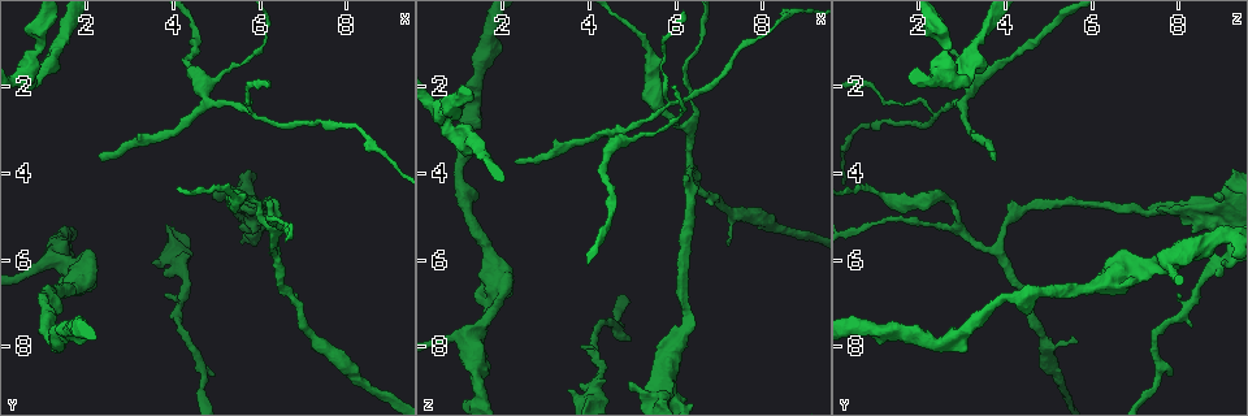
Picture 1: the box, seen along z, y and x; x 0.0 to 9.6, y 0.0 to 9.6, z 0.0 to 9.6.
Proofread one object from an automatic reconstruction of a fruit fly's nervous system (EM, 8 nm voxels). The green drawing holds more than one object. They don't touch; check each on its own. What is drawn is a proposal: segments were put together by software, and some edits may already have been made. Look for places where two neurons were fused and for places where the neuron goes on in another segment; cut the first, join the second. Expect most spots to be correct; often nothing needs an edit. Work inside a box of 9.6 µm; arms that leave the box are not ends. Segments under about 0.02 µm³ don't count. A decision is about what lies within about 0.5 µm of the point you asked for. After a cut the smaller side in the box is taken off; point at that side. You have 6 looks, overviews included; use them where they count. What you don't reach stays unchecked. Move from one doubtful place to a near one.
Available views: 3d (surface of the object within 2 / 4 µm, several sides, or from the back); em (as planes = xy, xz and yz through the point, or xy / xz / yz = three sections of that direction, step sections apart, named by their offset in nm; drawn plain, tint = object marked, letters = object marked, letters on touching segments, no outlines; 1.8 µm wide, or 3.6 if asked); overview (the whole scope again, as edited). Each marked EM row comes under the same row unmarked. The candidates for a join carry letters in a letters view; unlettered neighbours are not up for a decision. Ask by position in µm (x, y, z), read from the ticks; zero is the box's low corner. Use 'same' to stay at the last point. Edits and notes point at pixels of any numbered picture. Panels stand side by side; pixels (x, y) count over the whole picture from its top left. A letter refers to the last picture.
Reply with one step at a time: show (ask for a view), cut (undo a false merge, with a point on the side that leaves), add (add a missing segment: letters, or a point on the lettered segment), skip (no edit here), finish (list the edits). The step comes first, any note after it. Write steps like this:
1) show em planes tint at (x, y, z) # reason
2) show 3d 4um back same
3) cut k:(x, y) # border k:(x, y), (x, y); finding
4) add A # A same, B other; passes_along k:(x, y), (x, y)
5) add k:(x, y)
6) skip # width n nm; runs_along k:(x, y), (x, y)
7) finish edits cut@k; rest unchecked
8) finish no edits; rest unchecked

show em planes letters at (4.95, 4.60, 8.80) # an open end

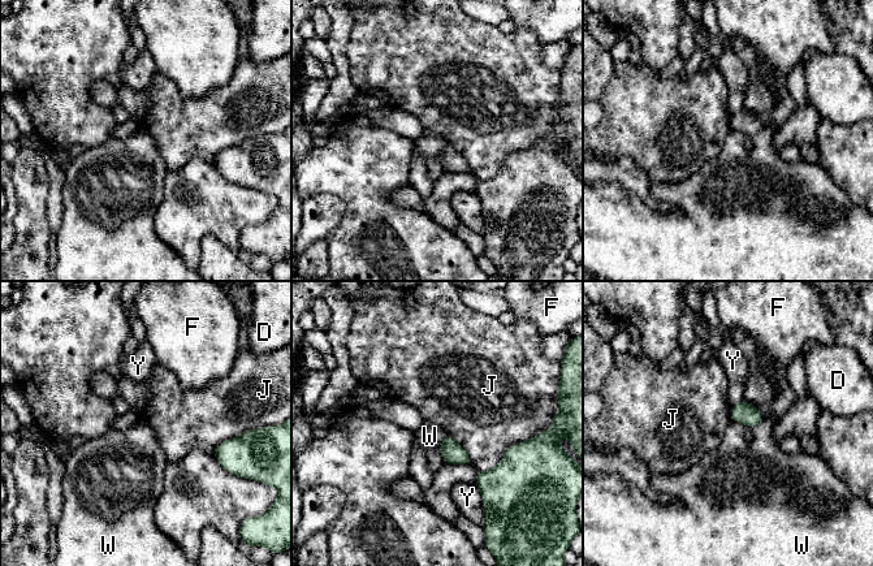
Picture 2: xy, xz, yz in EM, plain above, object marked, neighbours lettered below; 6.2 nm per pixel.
skip # longest_contact J 360 nm; D other, F other, J other, W other, Y other; border 2:(763, 419), (755, 426), (731, 422); none of them fits

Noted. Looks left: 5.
show 3d 4um at (3.60, 6.05, 9.05) # branch stops here

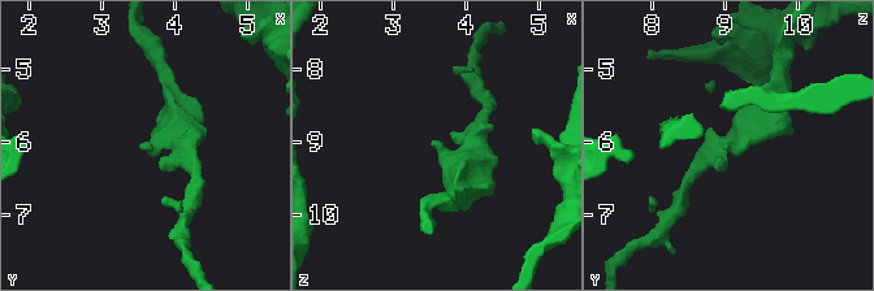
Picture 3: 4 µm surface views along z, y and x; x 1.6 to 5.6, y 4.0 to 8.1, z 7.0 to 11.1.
show em planes letters at (3.55, 6.05, 9.00) # need the tissue

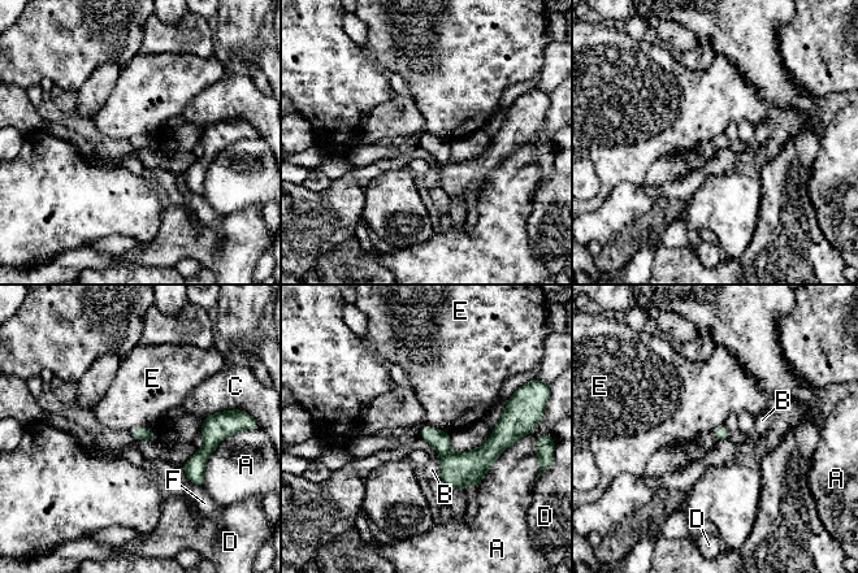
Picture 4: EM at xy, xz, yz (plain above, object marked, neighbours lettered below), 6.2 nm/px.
skip # A other, B other, C other, D other, E other, F other; border 4:(449, 433), (424, 426), (419, 435); no lettered segment goes on from it

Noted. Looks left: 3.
show 3d 4um at (0.65, 1.70, 2.55) # two arms in line, one across

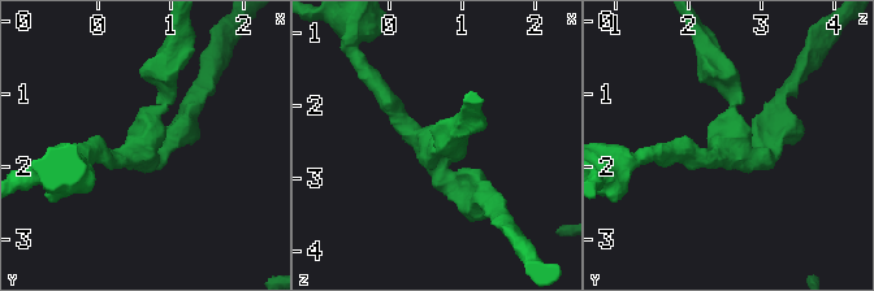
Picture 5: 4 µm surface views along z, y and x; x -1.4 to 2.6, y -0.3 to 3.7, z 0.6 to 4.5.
show em planes tint at (0.60, 1.70, 2.50) # need the tissue

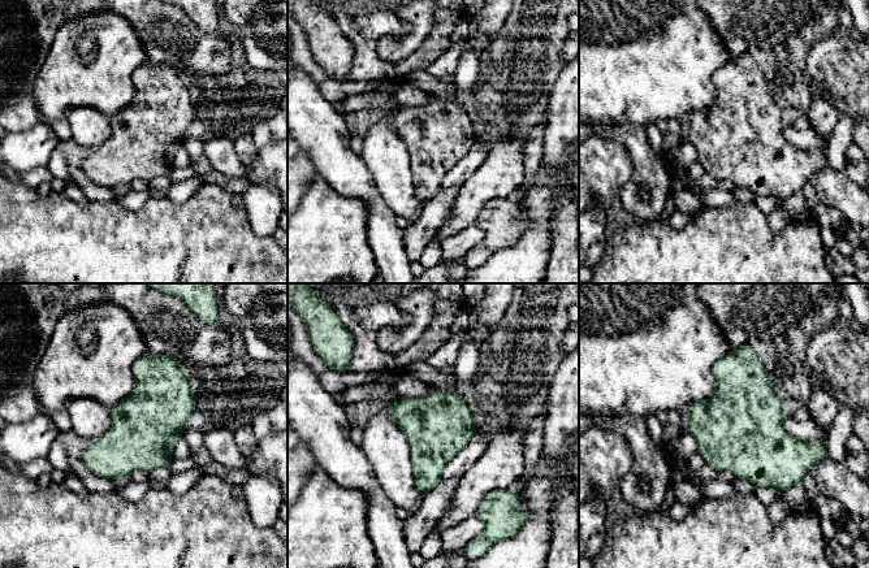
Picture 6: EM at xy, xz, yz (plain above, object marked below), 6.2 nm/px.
show em planes letters same # see the neighbours

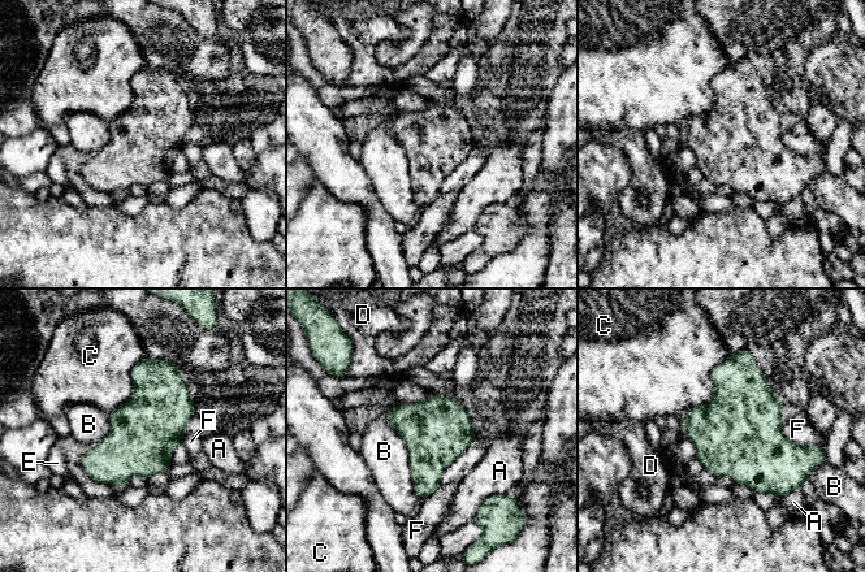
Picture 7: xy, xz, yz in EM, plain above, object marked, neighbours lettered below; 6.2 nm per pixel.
skip # A other, B other, C other, D other, E other, F other; arms 3; border 7:(384, 415), (406, 447), (419, 495); one neuron here

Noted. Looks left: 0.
finish no edits; rest unchecked

